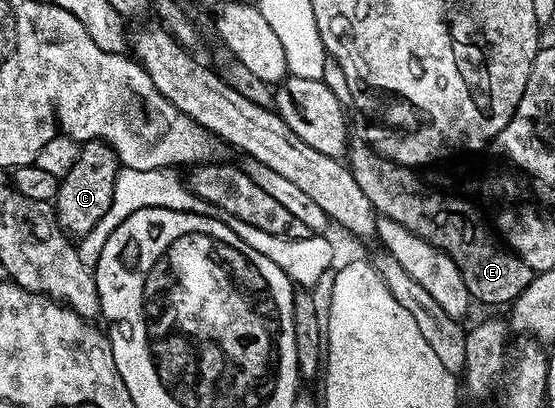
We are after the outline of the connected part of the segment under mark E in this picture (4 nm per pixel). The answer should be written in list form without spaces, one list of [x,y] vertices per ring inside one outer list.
[[[361,143],[349,149],[348,163],[360,190],[368,194],[368,202],[372,202],[375,213],[392,222],[400,222],[400,226],[412,230],[412,234],[450,255],[477,303],[479,300],[482,304],[513,304],[536,274],[509,247],[501,243],[486,244],[486,228],[477,210],[470,205],[471,201],[427,186],[417,176],[417,171],[392,162],[374,151],[369,143]]]

